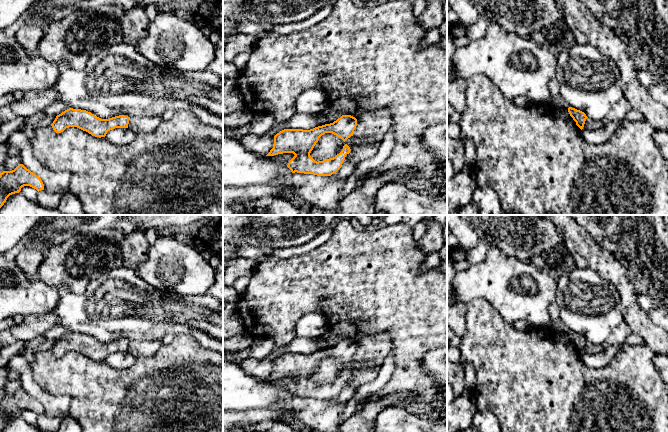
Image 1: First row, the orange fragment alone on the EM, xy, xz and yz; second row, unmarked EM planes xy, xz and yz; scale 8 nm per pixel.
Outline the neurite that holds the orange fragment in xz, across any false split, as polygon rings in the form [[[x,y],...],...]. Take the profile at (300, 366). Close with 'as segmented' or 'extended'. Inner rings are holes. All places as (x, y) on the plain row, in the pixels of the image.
[[[342,339],[333,347],[310,354],[284,353],[274,360],[273,372],[266,380],[293,377],[295,380],[287,389],[292,397],[331,400],[342,391],[346,379],[351,375],[350,371],[345,368],[342,375],[335,381],[318,386],[310,380],[310,377],[319,362],[325,357],[332,357],[345,366],[353,360],[356,350],[357,343],[355,341]]] | as segmented

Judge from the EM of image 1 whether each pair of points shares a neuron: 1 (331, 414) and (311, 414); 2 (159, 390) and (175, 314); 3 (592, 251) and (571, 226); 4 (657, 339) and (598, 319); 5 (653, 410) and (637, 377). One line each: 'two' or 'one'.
1: one
2: two
3: one
4: two
5: one

